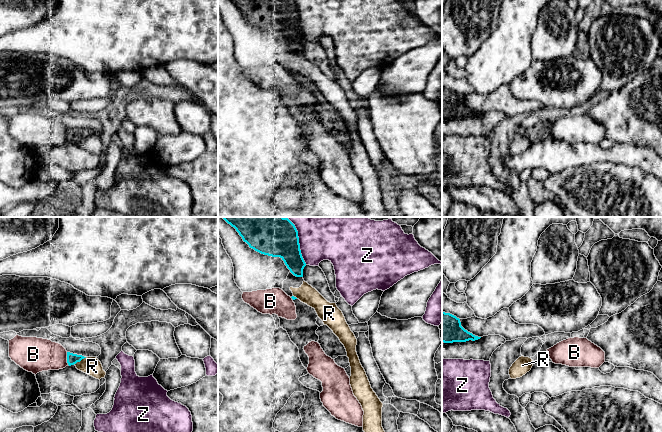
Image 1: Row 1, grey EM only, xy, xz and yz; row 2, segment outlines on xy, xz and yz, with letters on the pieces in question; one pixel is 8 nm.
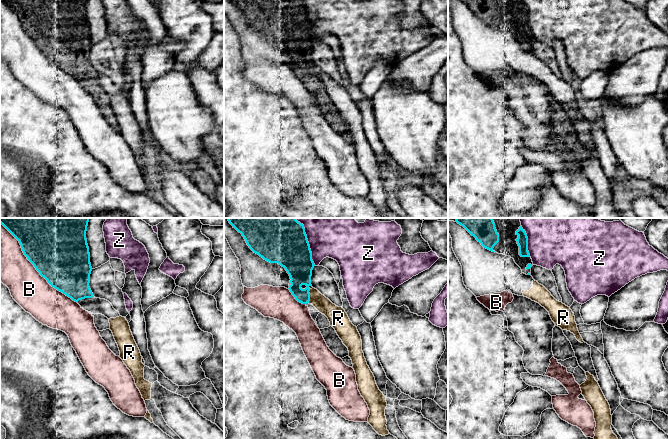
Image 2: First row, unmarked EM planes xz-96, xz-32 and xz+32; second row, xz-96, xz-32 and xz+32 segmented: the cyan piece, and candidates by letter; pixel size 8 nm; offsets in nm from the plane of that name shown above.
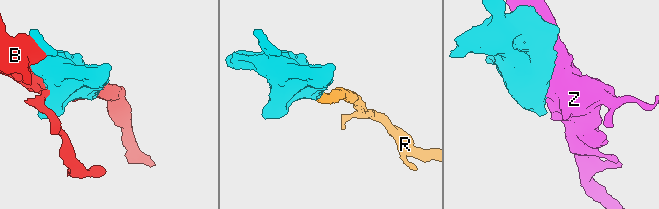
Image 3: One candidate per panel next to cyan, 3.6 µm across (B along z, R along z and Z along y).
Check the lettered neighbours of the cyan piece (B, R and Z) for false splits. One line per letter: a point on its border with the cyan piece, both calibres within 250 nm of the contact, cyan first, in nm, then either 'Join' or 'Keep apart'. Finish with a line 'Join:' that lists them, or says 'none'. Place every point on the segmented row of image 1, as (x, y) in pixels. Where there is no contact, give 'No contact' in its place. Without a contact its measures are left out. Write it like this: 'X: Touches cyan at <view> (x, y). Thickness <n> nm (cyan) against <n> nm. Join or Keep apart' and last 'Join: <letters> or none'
B: Touches cyan at xy (67, 358). Thickness 90 nm (cyan) against 280 nm. Keep apart
R: Touches cyan at xy (79, 361). Thickness 90 nm (cyan) against 150 nm. Keep apart
Z: Touches cyan at xz (298, 241). Thickness 340 nm (cyan) against 480 nm. Keep apart
Join: none

